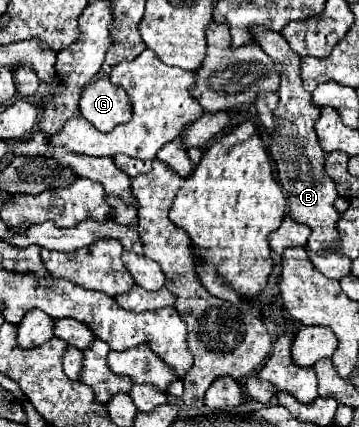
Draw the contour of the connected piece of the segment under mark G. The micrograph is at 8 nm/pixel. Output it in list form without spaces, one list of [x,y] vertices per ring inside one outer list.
[[[98,77],[92,83],[88,83],[80,97],[80,113],[98,129],[98,131],[112,131],[116,125],[126,123],[130,119],[130,103],[126,101],[126,91],[114,83],[110,83],[108,77]]]

